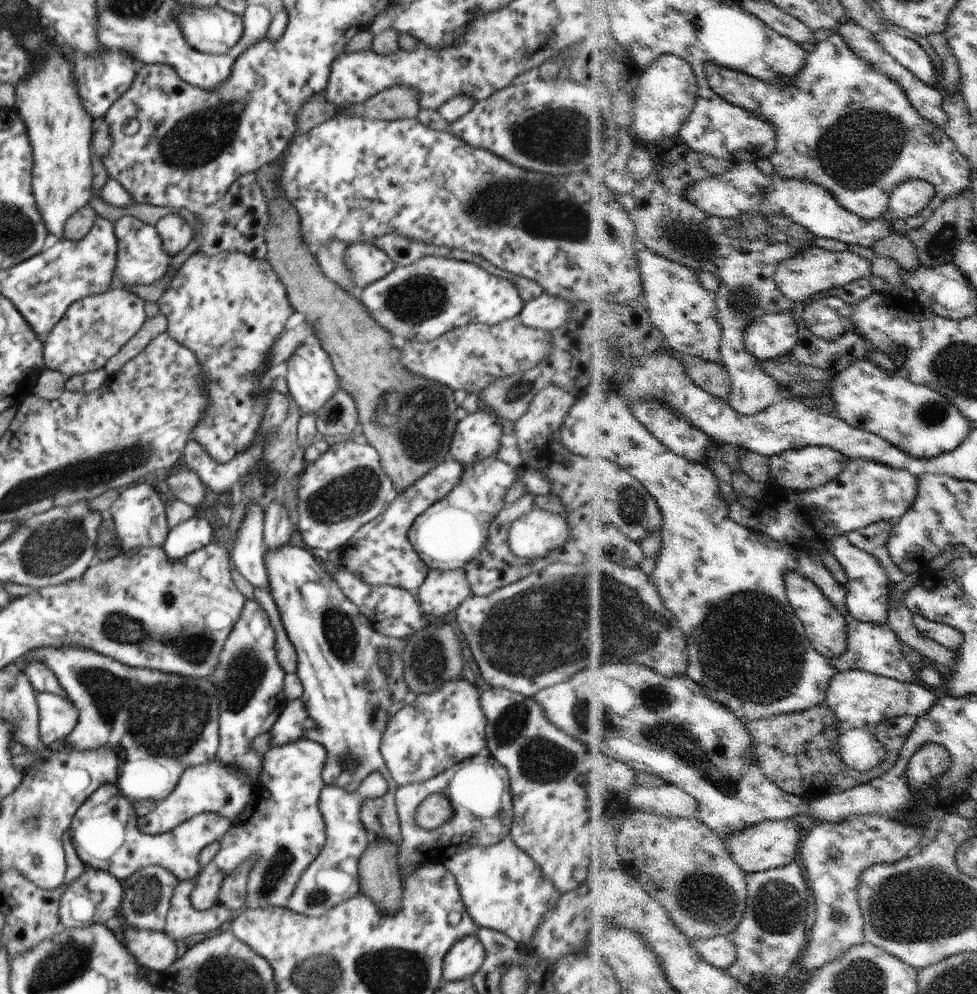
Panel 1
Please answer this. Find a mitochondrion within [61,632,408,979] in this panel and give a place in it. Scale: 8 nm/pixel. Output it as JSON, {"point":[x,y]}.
{"point":[166,720]}

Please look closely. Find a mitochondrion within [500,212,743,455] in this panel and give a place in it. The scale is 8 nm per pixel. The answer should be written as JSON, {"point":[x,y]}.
{"point":[519,388]}

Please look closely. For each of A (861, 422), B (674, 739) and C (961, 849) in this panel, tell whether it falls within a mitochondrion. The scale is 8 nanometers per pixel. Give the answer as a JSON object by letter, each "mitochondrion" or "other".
{"A":"other","B":"mitochondrion","C":"other"}

